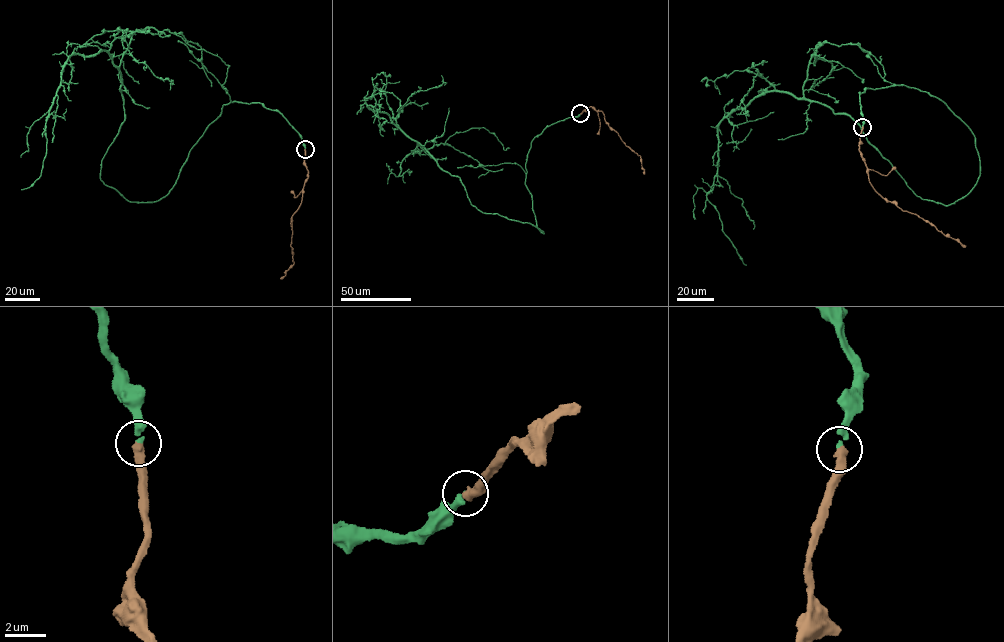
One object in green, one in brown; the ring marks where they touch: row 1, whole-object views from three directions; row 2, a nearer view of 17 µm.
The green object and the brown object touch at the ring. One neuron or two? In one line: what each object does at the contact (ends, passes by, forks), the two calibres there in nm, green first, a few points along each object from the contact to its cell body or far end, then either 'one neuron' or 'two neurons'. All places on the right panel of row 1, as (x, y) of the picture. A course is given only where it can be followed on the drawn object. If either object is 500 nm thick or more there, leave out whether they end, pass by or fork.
green ends; brown ends; calibres 190 and 400 nm; course green (862, 127), (866, 87), (927, 92), (980, 175), (922, 199), (848, 115), (763, 93), (707, 196), (746, 265); course brown (862, 127), (859, 149), (874, 189), (964, 247); one neuron

